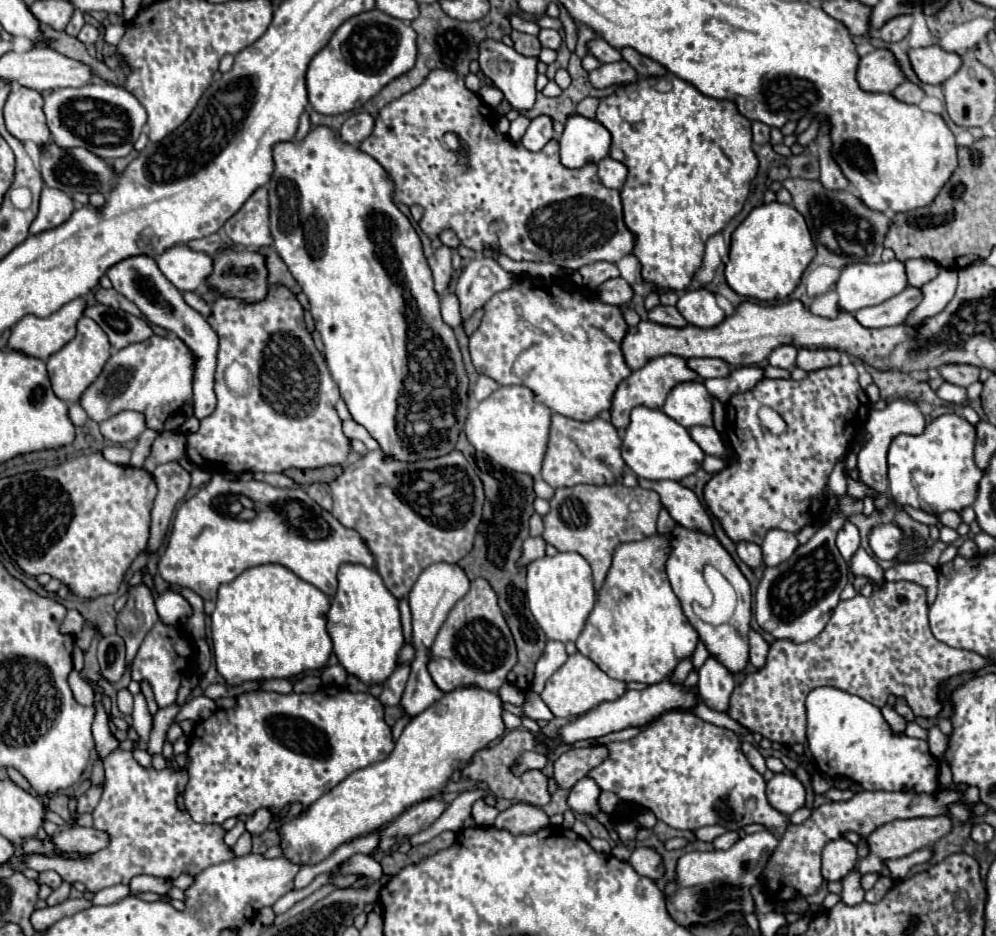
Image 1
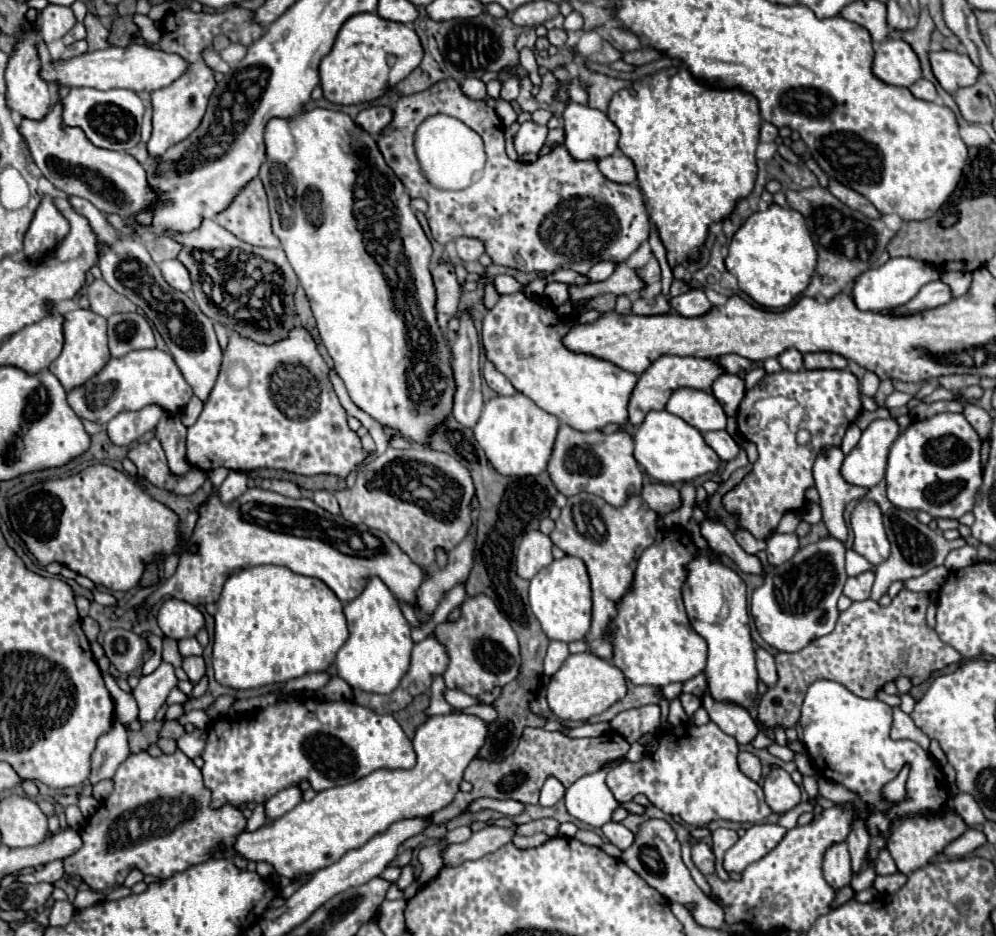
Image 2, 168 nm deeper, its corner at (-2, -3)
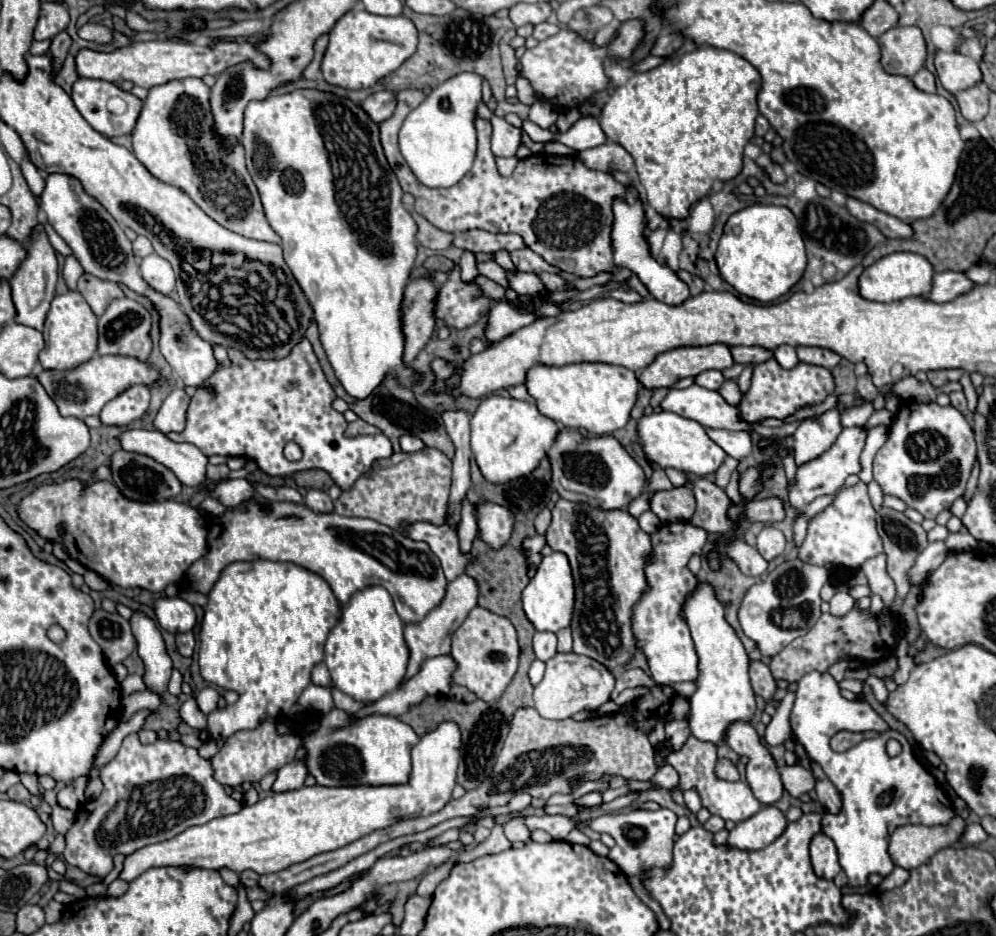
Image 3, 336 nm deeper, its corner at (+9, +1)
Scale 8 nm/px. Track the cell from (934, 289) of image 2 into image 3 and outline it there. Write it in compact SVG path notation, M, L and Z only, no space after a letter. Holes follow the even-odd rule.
M945 271L945 273L935 273L933 275L933 287L923 299L933 301L933 303L945 303L955 299L957 295L969 291L973 283L965 277L965 273L955 273L955 271Z

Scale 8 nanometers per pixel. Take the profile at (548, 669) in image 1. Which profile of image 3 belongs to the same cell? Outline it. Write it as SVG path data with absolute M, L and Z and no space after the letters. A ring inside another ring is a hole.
M537 631L537 633L533 635L533 651L535 651L537 659L549 661L549 659L557 653L555 647L557 647L557 637L555 637L555 633L541 633L541 631Z

